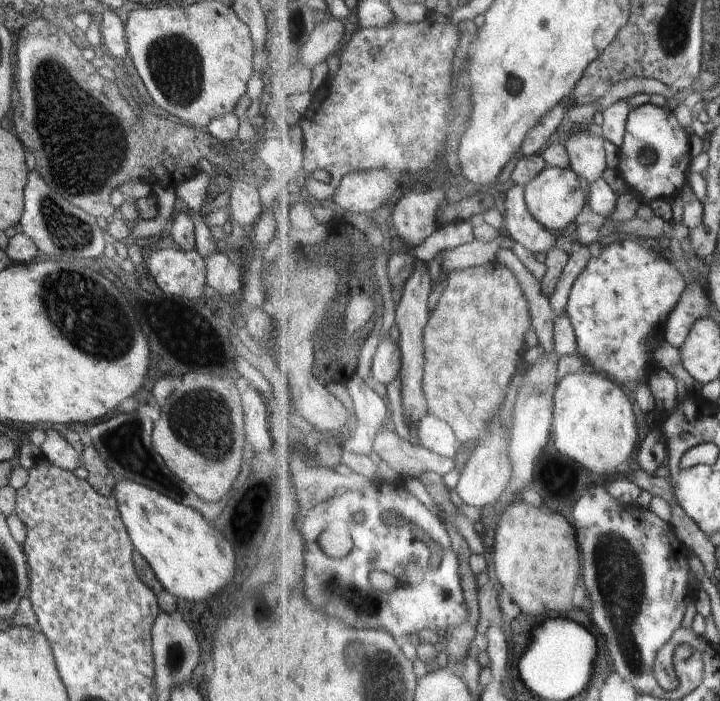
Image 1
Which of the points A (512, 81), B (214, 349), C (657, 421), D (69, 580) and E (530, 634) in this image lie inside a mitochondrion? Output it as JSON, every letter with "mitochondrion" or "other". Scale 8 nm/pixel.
{"A":"other","B":"other","C":"other","D":"other","E":"other"}

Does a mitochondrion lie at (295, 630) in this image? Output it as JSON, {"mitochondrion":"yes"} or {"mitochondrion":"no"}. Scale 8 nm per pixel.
{"mitochondrion":"no"}

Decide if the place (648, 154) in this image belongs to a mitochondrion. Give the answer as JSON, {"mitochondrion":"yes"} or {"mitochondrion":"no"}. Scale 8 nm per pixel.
{"mitochondrion":"yes"}

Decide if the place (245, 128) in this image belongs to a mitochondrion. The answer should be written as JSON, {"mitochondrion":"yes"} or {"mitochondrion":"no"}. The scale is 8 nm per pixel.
{"mitochondrion":"no"}

